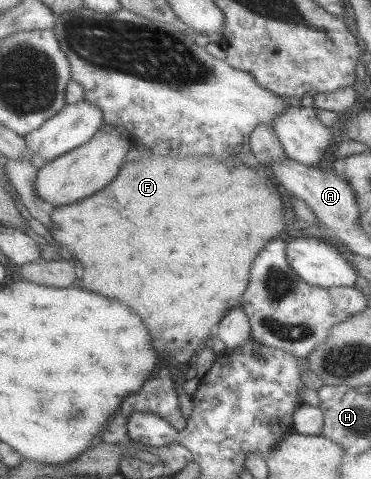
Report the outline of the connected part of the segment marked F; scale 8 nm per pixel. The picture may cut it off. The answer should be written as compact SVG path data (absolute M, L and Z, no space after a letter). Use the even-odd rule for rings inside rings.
M153 154L150 158L144 158L138 162L127 162L115 181L90 198L55 208L52 213L52 225L48 228L53 239L48 243L55 248L56 252L60 253L59 251L66 249L78 259L81 267L81 279L77 281L77 284L80 288L84 287L84 290L88 291L88 287L90 287L90 291L94 291L98 295L108 293L110 299L118 299L124 305L136 309L136 313L144 319L144 323L148 323L151 341L161 341L161 347L166 347L169 355L182 363L188 363L194 355L200 353L200 349L204 347L209 337L215 336L216 329L223 317L226 317L234 308L243 305L243 297L248 291L253 263L264 251L267 243L272 239L284 238L287 235L284 233L284 231L288 231L285 227L286 221L284 221L284 206L286 206L286 201L284 202L280 197L280 185L274 183L271 175L266 170L250 168L240 158L220 161L210 155L194 158L184 155Z

